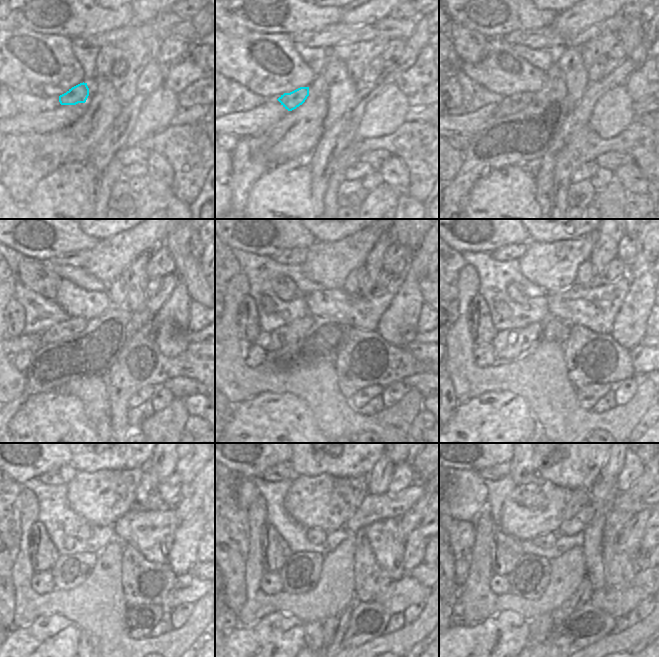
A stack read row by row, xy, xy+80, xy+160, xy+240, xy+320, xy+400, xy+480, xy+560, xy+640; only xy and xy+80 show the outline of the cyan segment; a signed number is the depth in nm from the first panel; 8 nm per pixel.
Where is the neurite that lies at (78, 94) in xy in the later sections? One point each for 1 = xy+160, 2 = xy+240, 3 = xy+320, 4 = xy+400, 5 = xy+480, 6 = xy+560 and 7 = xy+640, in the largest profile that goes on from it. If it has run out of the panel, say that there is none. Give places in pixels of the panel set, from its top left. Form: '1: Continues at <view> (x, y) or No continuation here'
1: Continues at xy+160 (509, 105)
2: Continues at xy+240 (73, 325)
3: Continues at xy+320 (287, 334)
4: Continues at xy+400 (509, 345)
5: Continues at xy+480 (69, 571)
6: Continues at xy+560 (300, 574)
7: Continues at xy+640 (530, 577)

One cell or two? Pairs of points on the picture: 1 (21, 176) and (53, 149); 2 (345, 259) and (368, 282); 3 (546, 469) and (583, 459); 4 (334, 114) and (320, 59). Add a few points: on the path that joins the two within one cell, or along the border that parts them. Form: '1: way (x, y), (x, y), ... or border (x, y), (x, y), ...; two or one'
1: way (24, 166), (36, 154), (43, 153); one
2: border (370, 249), (367, 256), (356, 268); two
3: way (555, 462), (558, 459), (574, 459); one
4: border (329, 59), (320, 74); two

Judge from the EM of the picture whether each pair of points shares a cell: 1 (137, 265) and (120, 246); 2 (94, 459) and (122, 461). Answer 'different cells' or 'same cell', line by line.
1: different cells
2: same cell

